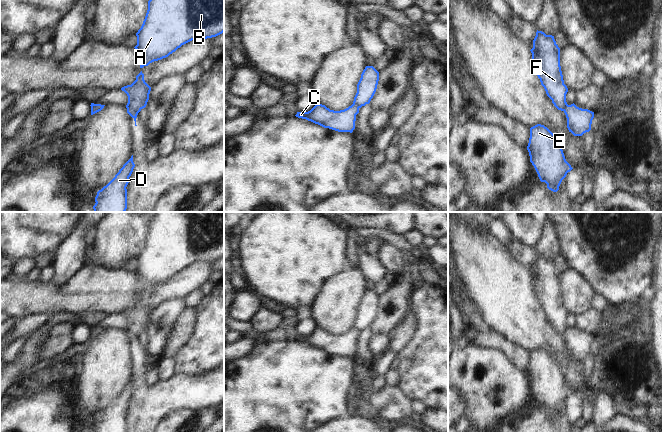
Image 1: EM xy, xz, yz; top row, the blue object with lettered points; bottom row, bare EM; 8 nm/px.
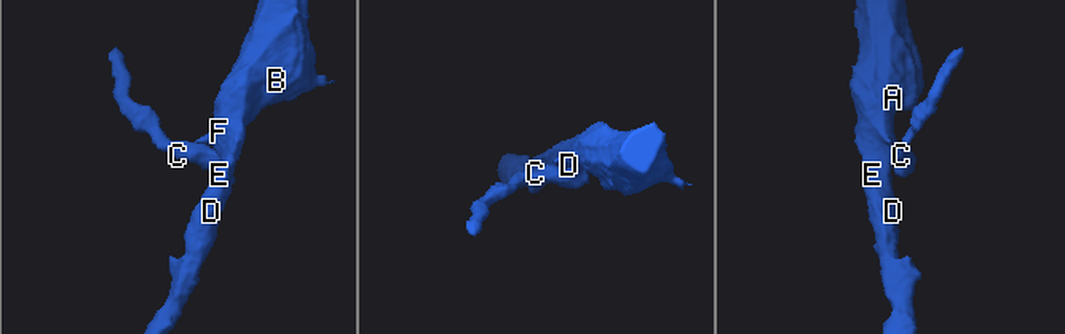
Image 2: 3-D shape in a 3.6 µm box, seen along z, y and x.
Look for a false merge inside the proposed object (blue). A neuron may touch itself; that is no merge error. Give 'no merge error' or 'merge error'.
merge error

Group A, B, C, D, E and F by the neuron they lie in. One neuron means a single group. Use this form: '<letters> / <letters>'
A B D E F / C

